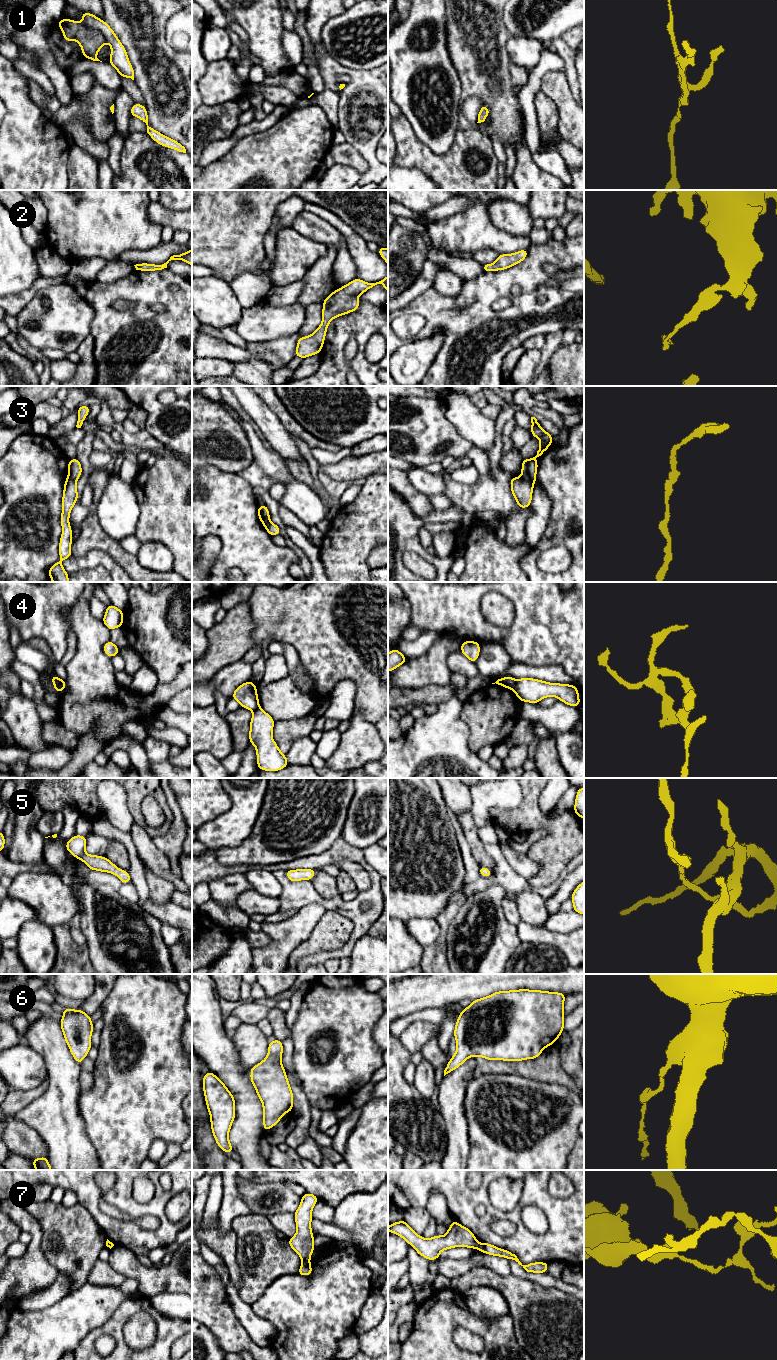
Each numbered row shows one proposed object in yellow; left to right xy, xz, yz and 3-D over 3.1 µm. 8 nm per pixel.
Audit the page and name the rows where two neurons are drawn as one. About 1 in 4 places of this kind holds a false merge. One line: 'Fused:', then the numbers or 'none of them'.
Fused: 3, 4, 7

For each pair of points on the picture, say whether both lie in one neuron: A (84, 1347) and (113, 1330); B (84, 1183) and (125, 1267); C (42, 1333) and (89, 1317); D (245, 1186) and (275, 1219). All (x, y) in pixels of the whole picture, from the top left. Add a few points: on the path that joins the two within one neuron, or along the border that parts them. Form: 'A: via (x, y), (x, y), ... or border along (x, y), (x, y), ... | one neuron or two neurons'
A: via (90, 1340), (100, 1330), (106, 1330) | one neuron
B: border along (114, 1244), (128, 1248) | two neurons
C: via (54, 1331), (62, 1327), (73, 1317), (77, 1317) | one neuron
D: border along (293, 1212), (277, 1212), (267, 1217) | two neurons

